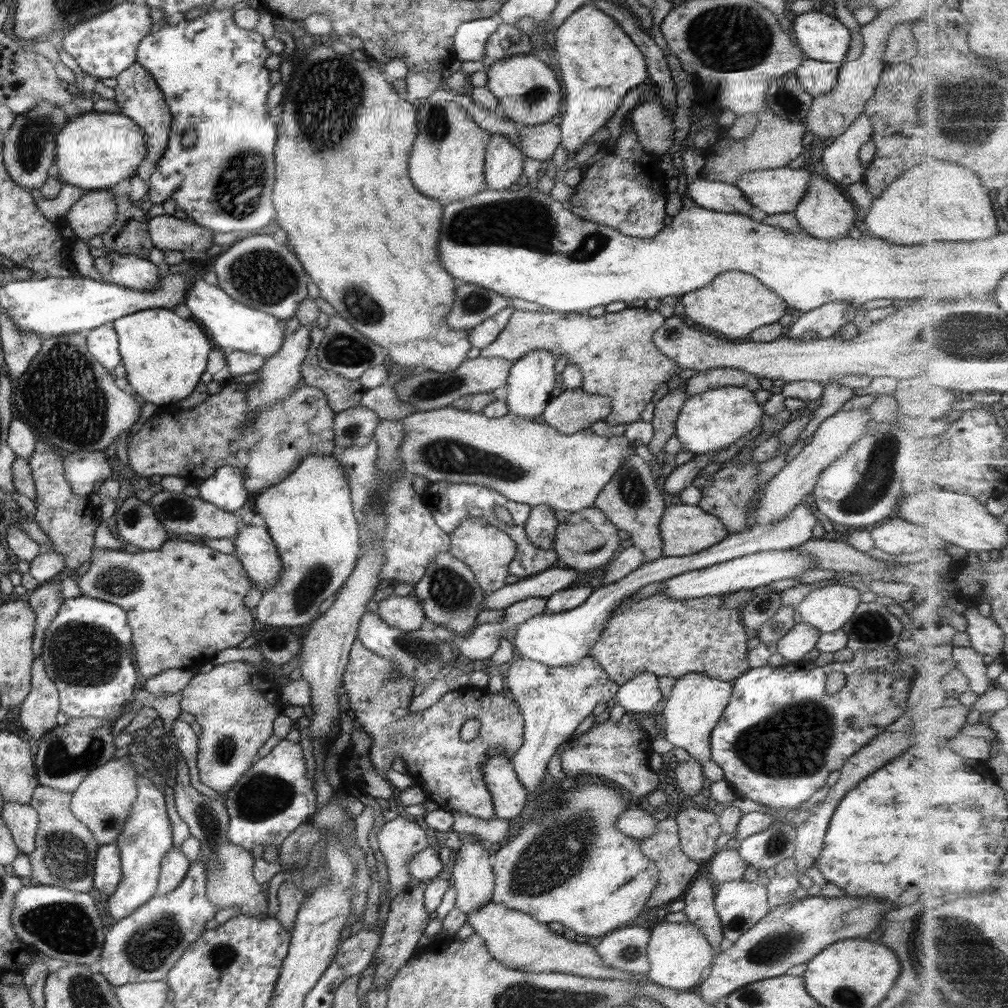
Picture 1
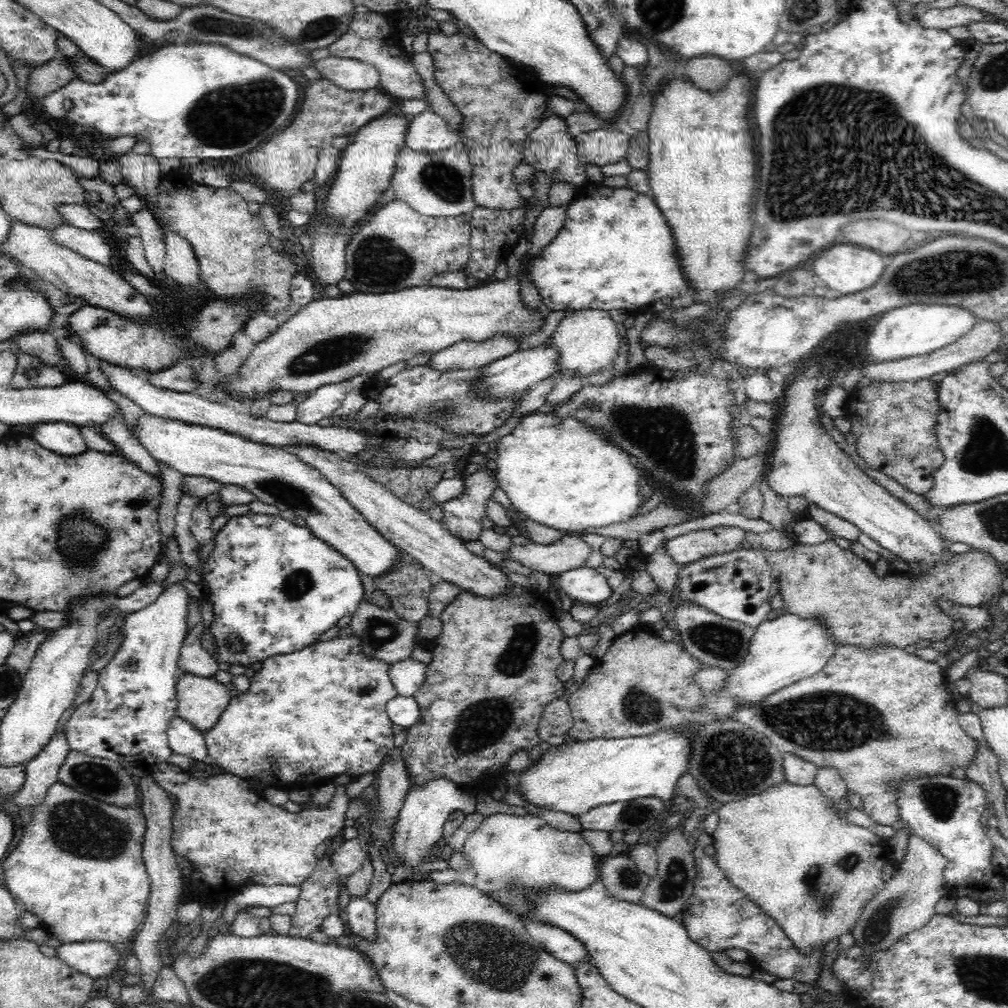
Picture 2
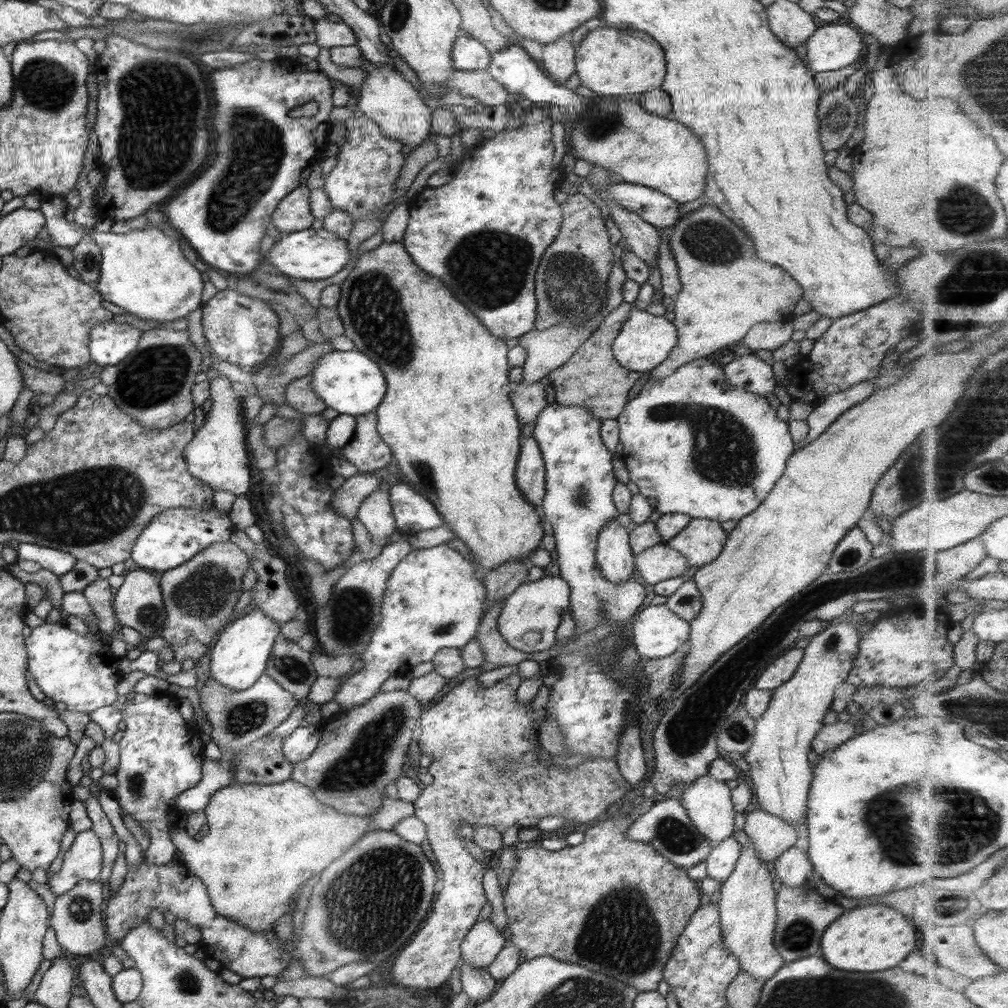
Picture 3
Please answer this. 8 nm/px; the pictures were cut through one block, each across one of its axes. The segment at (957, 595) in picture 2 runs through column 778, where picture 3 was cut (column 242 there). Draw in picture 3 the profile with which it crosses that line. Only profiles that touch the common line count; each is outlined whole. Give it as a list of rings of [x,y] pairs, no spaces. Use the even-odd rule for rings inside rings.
[[[226,540],[225,542],[214,542],[181,566],[158,574],[162,605],[165,609],[165,622],[157,631],[157,636],[167,642],[167,646],[173,653],[173,661],[181,663],[189,658],[195,664],[207,652],[207,647],[217,636],[217,632],[231,622],[231,612],[242,593],[241,577],[247,572],[248,561],[249,558],[239,547]]]

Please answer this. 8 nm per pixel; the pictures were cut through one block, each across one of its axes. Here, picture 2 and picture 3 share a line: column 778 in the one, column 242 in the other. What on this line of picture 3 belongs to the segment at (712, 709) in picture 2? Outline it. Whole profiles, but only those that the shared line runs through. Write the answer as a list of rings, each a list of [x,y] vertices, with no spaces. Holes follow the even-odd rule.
[[[249,608],[249,612],[242,618],[229,622],[211,648],[209,676],[229,690],[247,690],[264,673],[273,642],[280,637],[279,626],[281,624],[271,621],[271,618],[267,618],[267,615],[257,608]]]

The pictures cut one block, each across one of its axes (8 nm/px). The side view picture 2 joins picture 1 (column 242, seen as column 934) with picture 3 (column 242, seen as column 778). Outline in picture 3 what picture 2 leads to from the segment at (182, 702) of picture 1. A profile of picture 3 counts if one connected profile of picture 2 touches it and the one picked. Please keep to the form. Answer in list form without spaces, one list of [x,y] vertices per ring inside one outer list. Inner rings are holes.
[[[263,673],[247,690],[229,690],[215,682],[209,675],[199,688],[199,708],[211,726],[210,738],[218,746],[221,759],[231,761],[233,753],[269,734],[296,705],[294,697],[277,685],[275,680]]]

